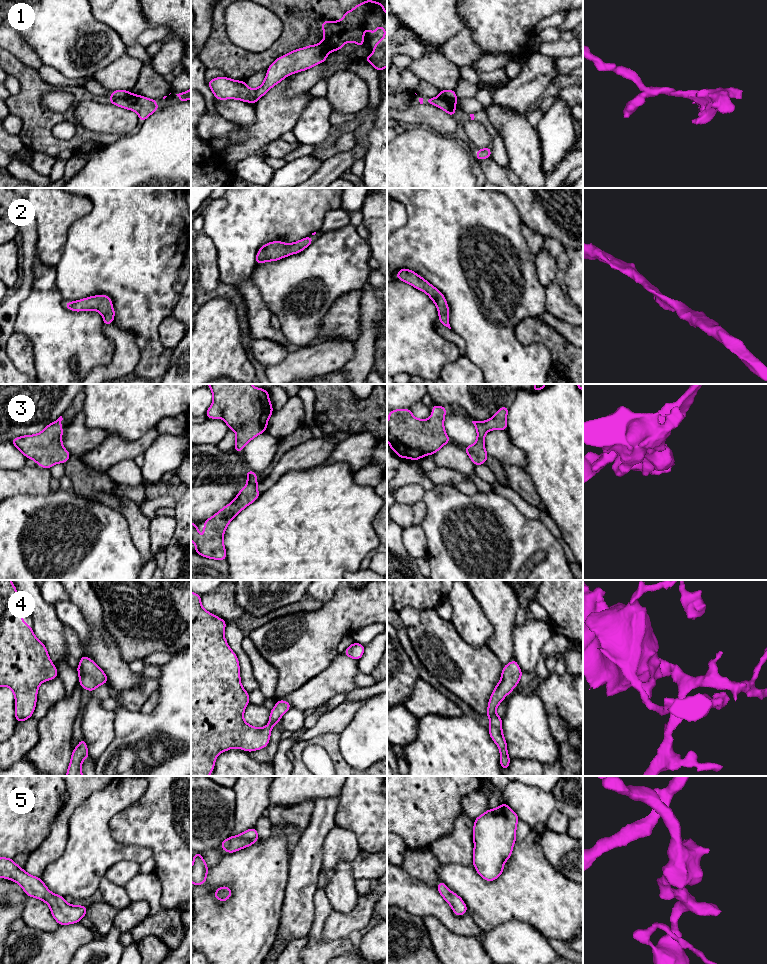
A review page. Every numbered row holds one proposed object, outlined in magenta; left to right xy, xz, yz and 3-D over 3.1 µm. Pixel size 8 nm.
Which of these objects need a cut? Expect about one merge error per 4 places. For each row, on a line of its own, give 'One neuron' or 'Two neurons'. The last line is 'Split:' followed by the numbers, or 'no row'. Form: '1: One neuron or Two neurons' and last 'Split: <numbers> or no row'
1: Two neurons
2: One neuron
3: One neuron
4: One neuron
5: One neuron
Split: 1

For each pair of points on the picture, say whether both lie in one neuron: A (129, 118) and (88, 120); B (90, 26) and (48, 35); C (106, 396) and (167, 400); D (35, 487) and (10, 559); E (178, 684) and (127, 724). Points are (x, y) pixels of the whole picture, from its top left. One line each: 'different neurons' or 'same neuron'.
A: same neuron
B: same neuron
C: same neuron
D: different neurons
E: same neuron

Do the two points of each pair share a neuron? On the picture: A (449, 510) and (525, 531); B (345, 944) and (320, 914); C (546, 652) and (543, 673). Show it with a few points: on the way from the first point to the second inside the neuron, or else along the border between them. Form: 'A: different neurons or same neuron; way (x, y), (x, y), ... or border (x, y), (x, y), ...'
A: same neuron; way (468, 529), (470, 531), (506, 531)
B: same neuron; way (333, 945), (326, 945), (319, 938), (319, 926)
C: same neuron; way (543, 657), (542, 668)

